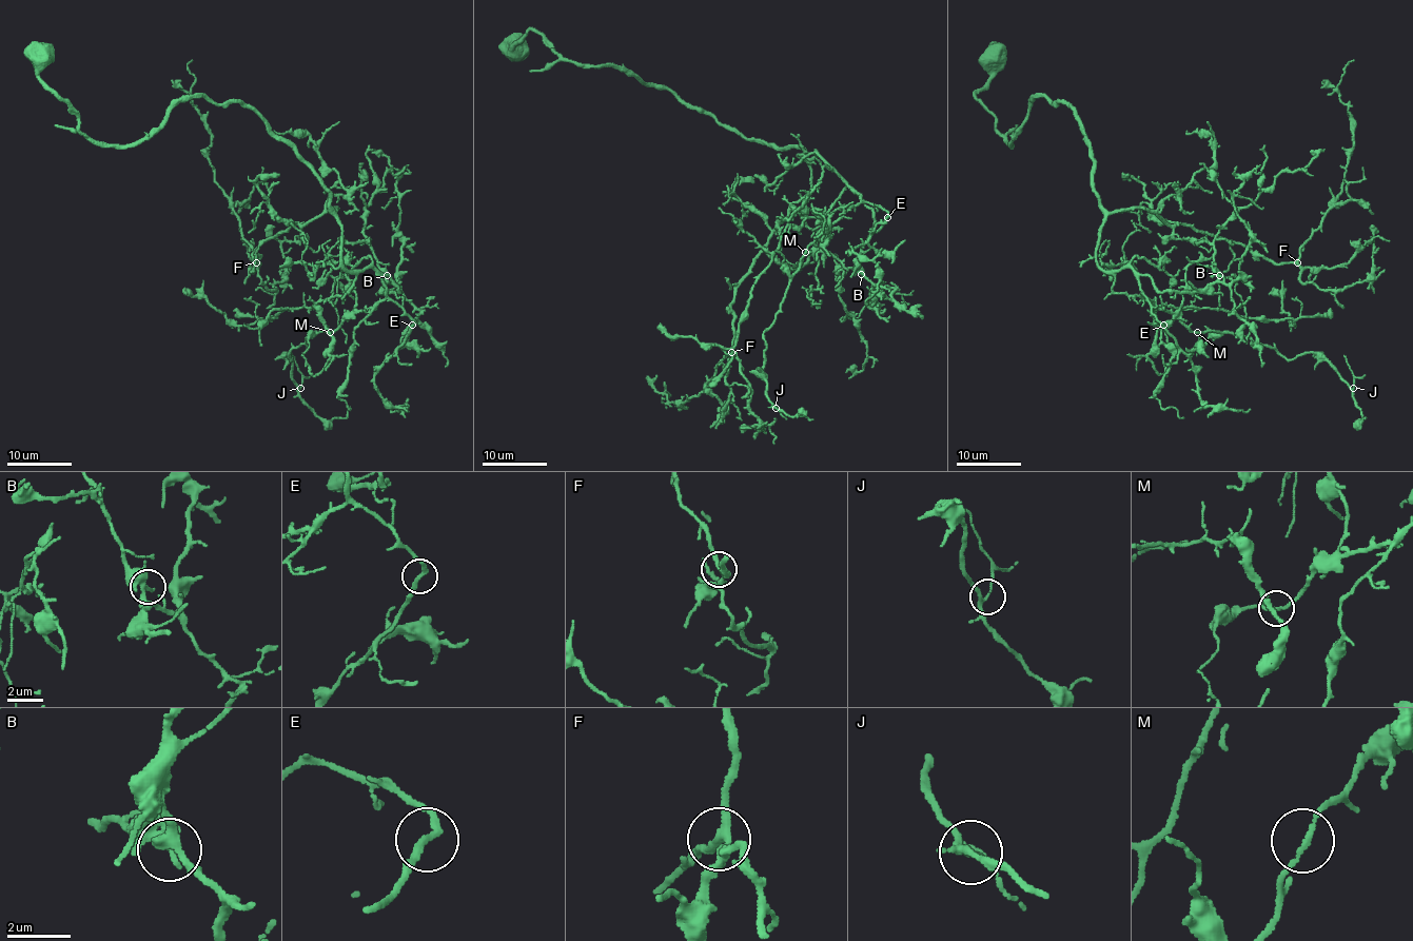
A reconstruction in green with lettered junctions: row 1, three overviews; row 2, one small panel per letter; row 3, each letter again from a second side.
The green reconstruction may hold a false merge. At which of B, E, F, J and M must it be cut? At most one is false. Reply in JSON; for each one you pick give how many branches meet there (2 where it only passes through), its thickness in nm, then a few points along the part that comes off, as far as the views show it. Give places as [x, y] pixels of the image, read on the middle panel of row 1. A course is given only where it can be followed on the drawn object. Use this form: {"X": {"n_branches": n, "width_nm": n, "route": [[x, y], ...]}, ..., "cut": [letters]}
{"cut": []}

